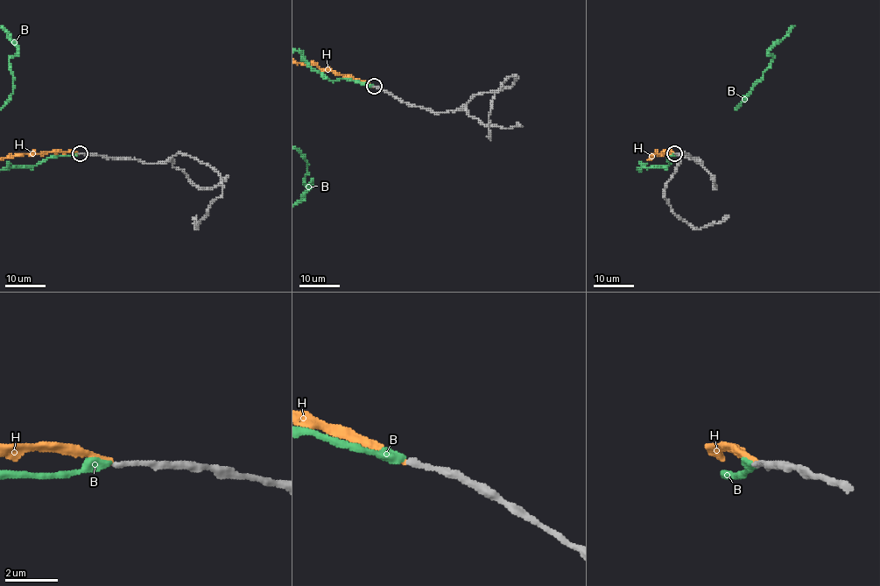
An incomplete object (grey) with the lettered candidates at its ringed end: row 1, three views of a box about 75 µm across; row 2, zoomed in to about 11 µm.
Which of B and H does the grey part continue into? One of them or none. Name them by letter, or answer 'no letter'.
B

